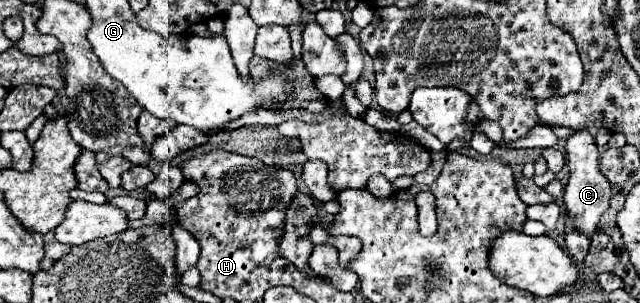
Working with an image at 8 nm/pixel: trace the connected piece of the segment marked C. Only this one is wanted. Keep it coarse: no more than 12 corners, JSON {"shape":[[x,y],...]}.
{"shape":[[587,130],[565,148],[563,196],[575,228],[591,240],[609,208],[611,186]]}

